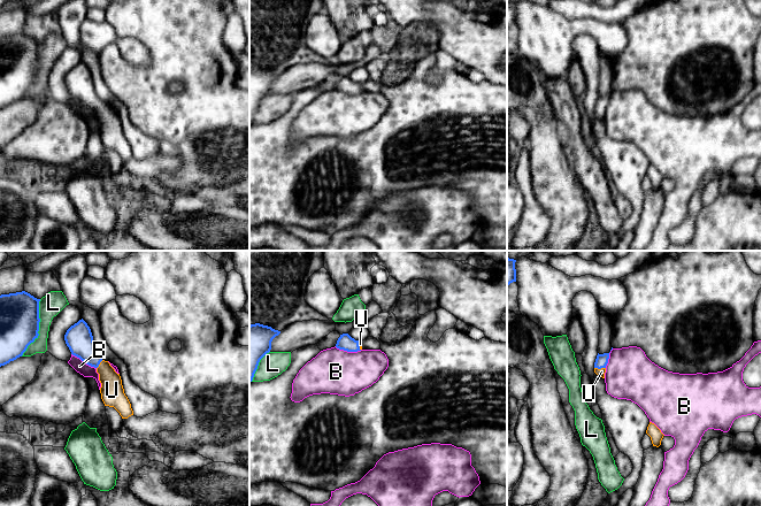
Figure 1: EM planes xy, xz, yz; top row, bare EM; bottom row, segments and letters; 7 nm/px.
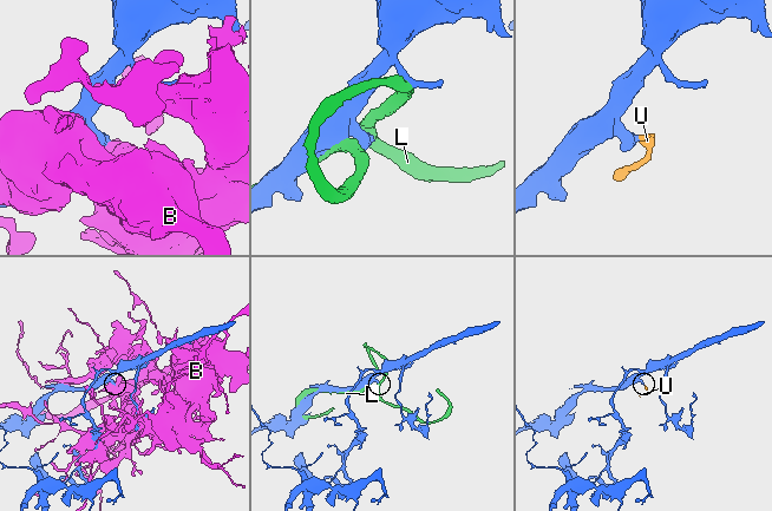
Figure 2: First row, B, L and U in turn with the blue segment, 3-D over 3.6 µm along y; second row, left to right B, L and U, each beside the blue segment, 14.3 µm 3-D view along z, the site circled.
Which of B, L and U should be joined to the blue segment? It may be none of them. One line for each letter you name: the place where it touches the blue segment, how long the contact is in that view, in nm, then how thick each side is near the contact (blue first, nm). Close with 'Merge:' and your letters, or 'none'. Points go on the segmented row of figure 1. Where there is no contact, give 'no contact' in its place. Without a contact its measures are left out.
U: meets blue in yz at (600, 368); contact 80 nm long; 90 nm thick on the blue side, 50 nm on the other
Merge: U

